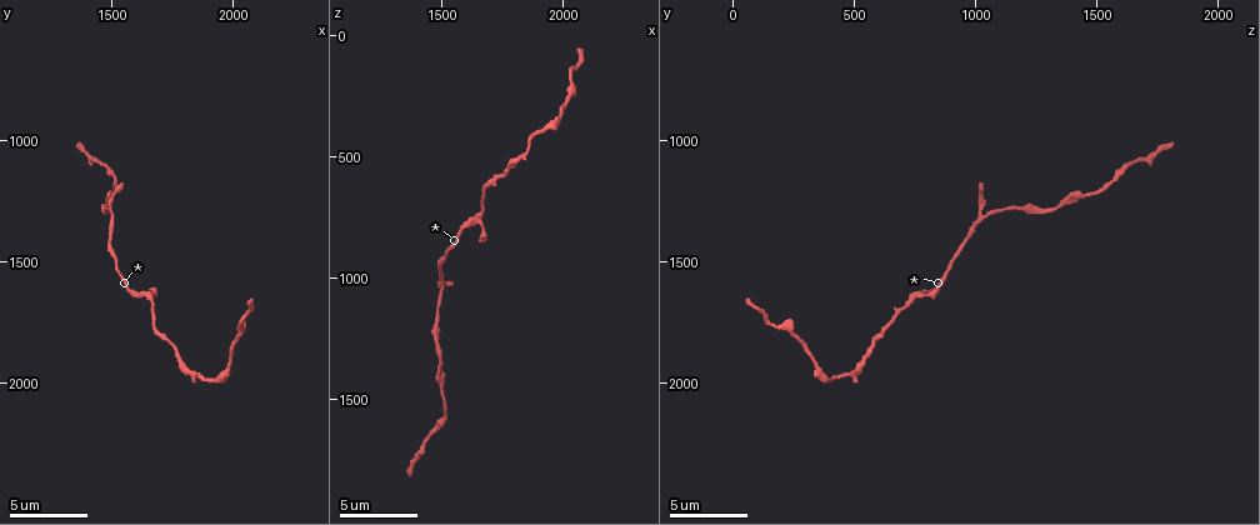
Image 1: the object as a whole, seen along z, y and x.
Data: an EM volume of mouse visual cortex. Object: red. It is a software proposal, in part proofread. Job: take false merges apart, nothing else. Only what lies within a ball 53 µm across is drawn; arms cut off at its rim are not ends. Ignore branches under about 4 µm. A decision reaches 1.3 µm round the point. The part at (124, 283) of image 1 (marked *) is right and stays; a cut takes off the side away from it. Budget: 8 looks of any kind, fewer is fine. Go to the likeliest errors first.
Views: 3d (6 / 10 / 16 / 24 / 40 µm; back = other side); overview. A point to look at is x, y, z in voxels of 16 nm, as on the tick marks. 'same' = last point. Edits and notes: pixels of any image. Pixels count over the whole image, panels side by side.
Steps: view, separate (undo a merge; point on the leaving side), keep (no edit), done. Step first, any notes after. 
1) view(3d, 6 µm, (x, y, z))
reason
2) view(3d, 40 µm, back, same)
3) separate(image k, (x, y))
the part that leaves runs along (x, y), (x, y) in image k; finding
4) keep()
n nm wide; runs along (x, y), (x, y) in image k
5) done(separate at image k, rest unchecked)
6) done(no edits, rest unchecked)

view(3d, 10 µm, (1660, 1660, 740))
calibre changes

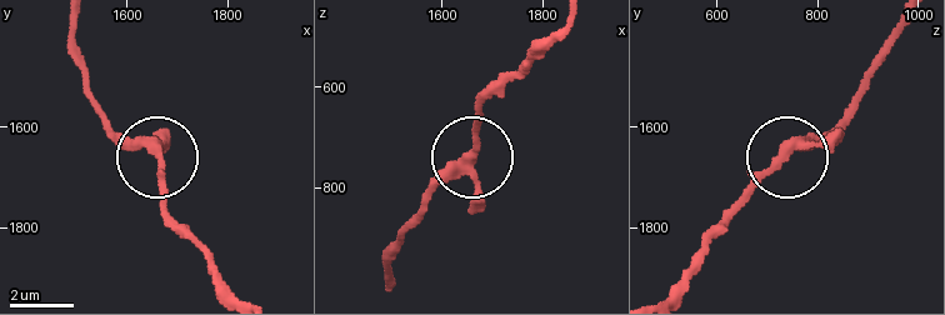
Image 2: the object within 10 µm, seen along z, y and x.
view(3d, 10 µm, back, (1660, 1660, 730))
from behind

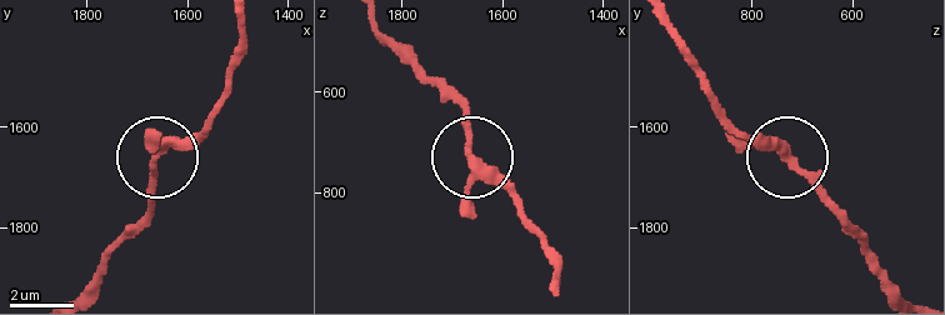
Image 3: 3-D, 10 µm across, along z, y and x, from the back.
keep()
3 arms; runs along (210, 121), (159, 159), (150, 213) in image 3; continuous, no second neuron

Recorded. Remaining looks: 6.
view(3d, 16 µm, (1500, 1230, 1470))
sudden change in width

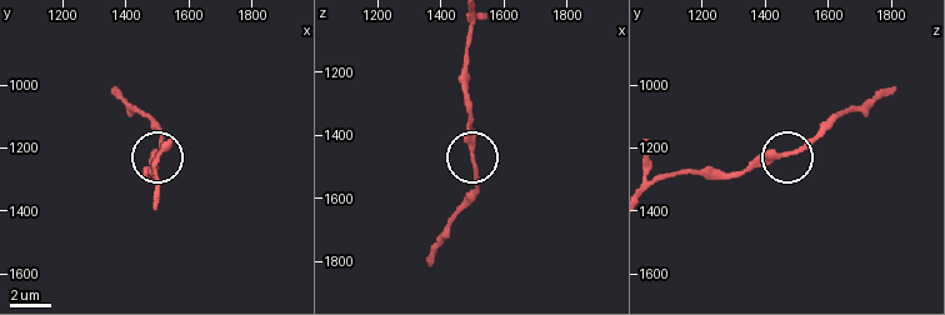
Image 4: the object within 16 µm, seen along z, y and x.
keep()
runs along (473, 20), (468, 35), (468, 135), (478, 194) in image 4; one neuron here

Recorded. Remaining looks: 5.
view(3d, 10 µm, (2030, 1760, 170))
thin neck

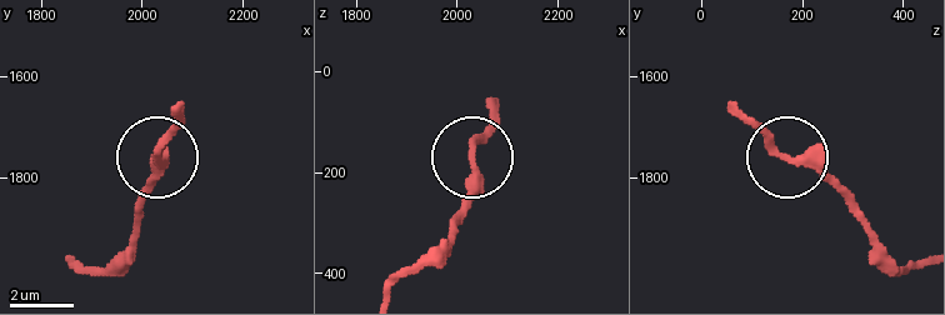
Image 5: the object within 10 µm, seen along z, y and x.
keep()
runs along (69, 261), (93, 270), (125, 245), (179, 103) in image 5; all the same neuron

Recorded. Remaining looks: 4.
view(3d, 10 µm, (1850, 1960, 440))
narrows sharply

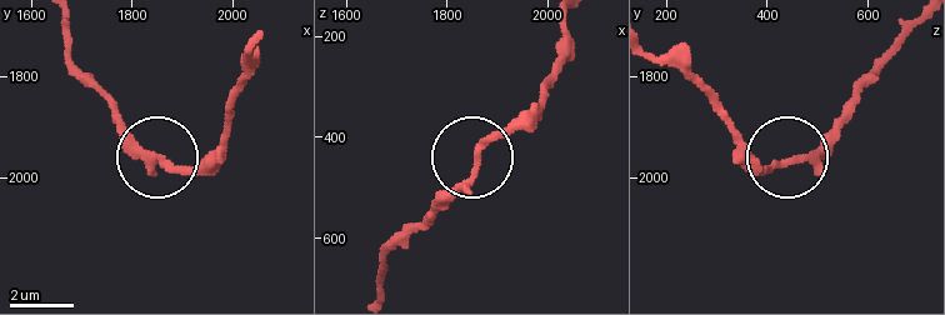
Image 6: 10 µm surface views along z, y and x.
keep()
runs along (63, 24), (70, 64), (159, 161), (191, 169), (213, 164) in image 6; all the same neuron

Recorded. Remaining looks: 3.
done(no edits, rest unchecked)

